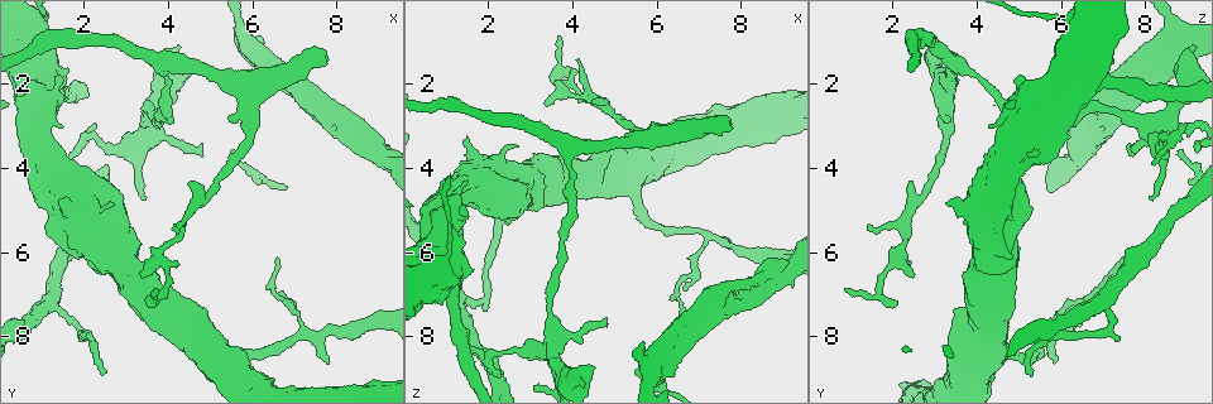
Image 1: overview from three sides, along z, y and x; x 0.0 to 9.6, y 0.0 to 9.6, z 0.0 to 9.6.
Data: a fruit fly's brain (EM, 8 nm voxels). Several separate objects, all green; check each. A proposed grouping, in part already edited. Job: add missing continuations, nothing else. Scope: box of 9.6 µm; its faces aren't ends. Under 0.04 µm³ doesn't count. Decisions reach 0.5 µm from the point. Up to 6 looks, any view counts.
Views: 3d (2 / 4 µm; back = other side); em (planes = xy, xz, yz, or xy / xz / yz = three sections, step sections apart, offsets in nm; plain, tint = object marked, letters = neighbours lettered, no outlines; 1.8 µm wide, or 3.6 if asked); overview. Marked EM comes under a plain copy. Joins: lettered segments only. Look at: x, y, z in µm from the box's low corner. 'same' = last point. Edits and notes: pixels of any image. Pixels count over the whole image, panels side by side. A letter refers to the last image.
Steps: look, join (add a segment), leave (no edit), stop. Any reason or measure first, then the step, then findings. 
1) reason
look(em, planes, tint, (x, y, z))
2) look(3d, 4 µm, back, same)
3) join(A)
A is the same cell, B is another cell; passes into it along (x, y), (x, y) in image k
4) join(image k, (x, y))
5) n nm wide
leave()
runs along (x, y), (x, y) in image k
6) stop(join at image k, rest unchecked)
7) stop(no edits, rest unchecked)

look(3d, 4 µm, (2.40, 8.90, 5.35))

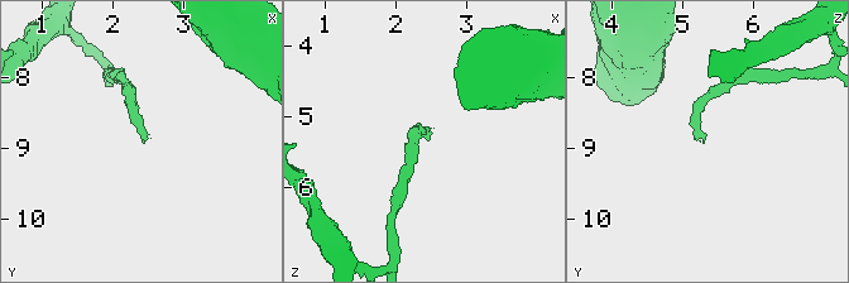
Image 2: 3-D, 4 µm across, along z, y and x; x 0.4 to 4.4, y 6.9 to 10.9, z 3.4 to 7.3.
now the EM
look(em, xz, step 4, letters, (2.45, 8.90, 5.30))

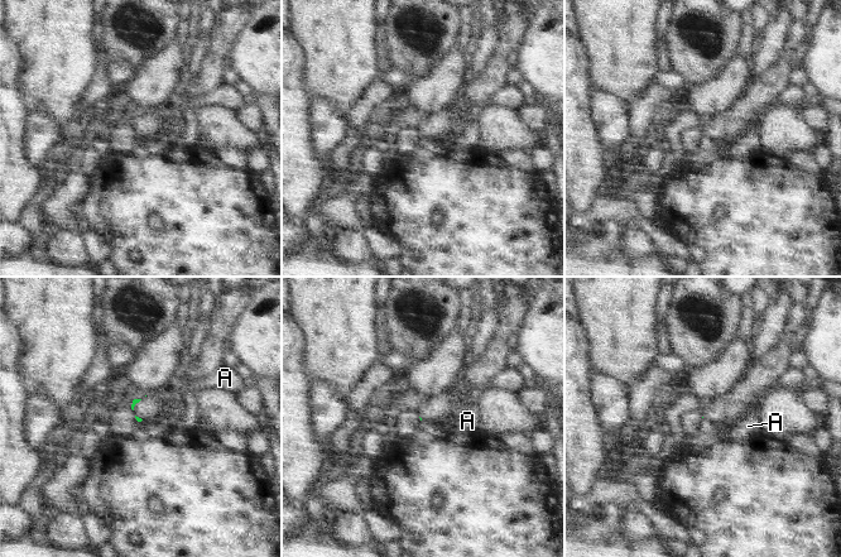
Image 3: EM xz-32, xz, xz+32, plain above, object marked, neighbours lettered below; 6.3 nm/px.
cut it another way
look(em, planes, letters, same)

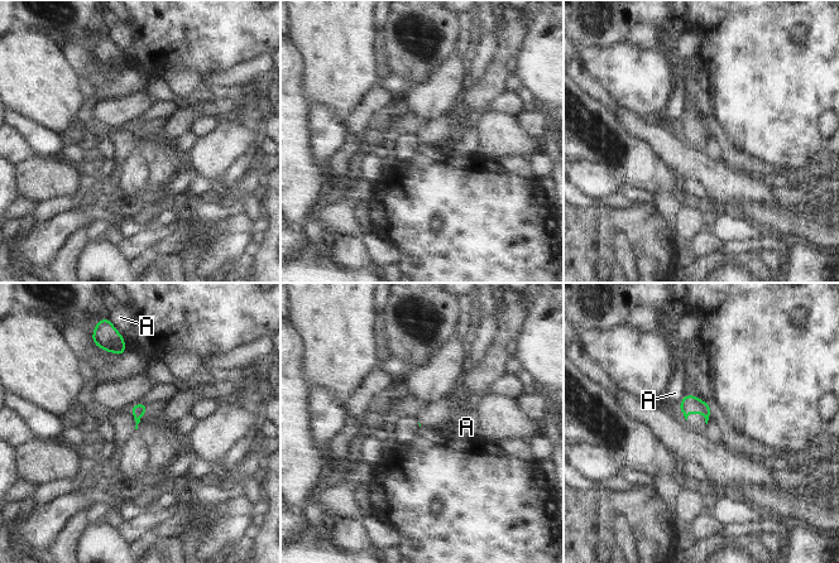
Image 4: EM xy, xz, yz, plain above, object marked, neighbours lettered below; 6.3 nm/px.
A touches over 70 nm
leave()
A is another cell; border along (685, 395), (679, 403) in image 4; none of them fits

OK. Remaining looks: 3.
branch stops here
look(em, planes, letters, (7.20, 2.50, 7.75))

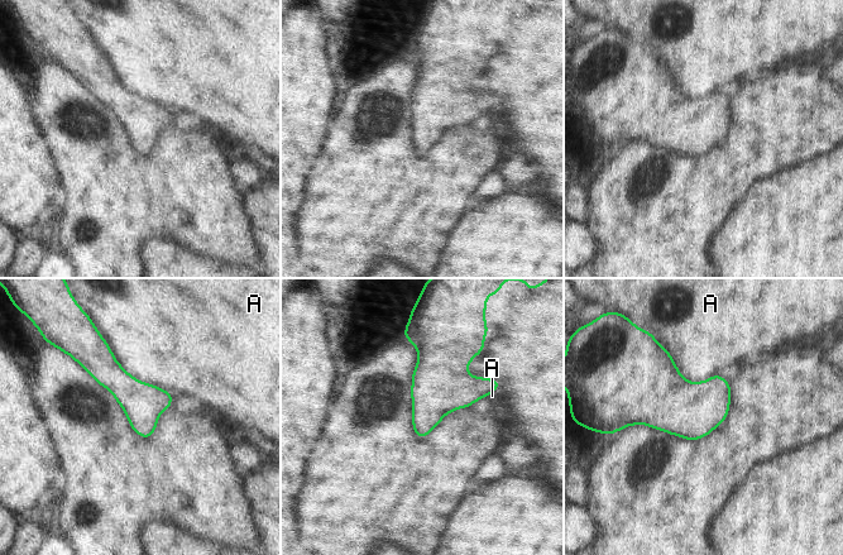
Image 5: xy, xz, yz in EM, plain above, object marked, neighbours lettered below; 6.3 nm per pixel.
A touches over 500 nm
leave()
A is another cell; no lettered segment goes on from it

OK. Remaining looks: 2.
an open end
look(3d, 2 µm, back, (4.85, 3.50, 7.55))

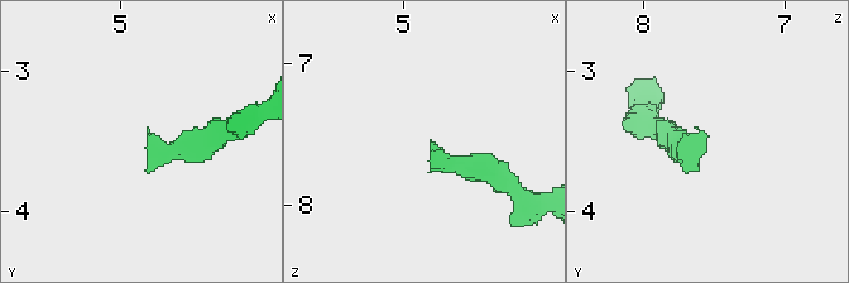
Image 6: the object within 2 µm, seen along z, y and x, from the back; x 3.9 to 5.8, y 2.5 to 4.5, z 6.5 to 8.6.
look(em, xz, step 8, letters, (4.82, 3.46, 7.56))

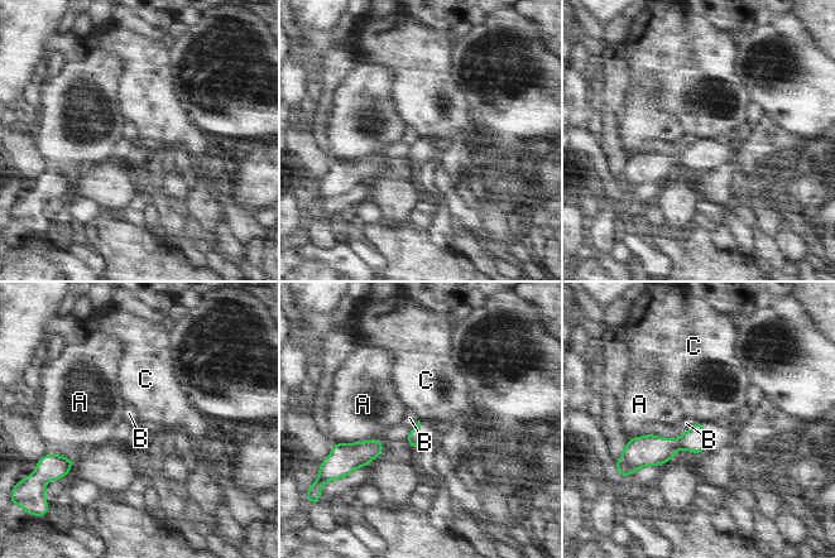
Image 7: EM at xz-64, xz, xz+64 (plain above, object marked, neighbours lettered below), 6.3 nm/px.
leave()
A, B and C are other cells; border along (696, 421), (702, 422) in image 7; no lettered segment goes on from it

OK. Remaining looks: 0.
stop(no edits, rest unchecked)

